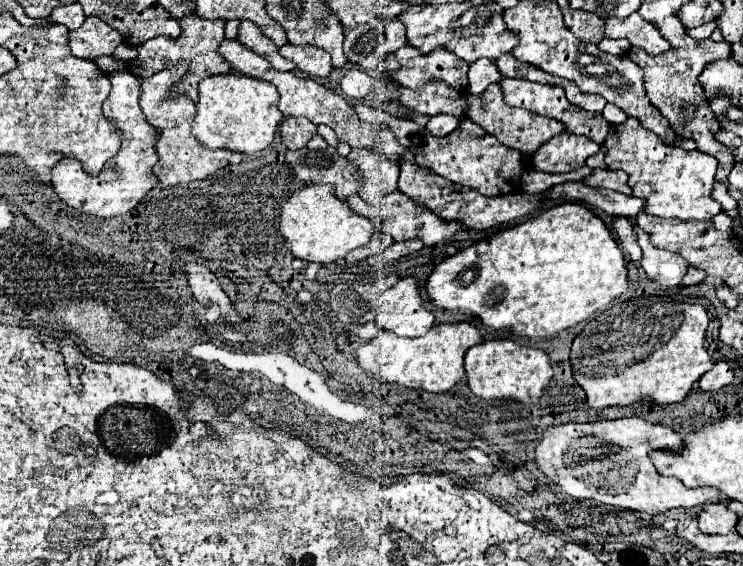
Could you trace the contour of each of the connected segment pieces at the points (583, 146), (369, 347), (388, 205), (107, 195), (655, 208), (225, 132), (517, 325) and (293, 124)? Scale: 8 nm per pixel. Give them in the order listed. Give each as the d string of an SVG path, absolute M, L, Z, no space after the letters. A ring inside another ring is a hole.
M562 132L554 138L550 138L538 152L532 154L530 164L534 170L558 174L558 172L570 172L580 166L584 166L586 158L596 154L600 146L586 136L576 136L570 132Z
M454 322L434 324L428 334L420 338L400 338L394 332L382 330L378 338L362 342L356 354L364 370L382 376L386 382L426 392L446 392L464 378L464 354L478 342L482 342L482 336L472 322Z
M394 192L394 194L388 194L382 202L382 216L378 216L378 212L374 210L374 206L366 204L360 196L350 196L346 198L348 206L352 210L356 210L358 214L362 216L368 216L378 230L384 230L386 234L390 234L396 242L404 242L404 240L410 240L410 238L420 238L426 246L434 246L436 242L440 240L446 240L450 236L454 236L456 232L460 232L464 228L464 224L456 224L454 220L440 220L438 216L432 216L432 212L428 212L424 208L424 204L416 204L416 200L412 200L410 196L404 196L402 192Z
M114 70L108 74L108 78L112 82L112 90L104 100L104 106L106 106L106 116L114 118L118 130L122 132L120 152L112 160L108 160L108 164L104 164L98 176L84 172L80 160L76 160L74 156L64 156L60 162L56 162L56 168L52 168L52 186L60 196L60 200L64 200L68 206L80 212L94 214L100 218L128 214L158 182L158 178L152 172L152 166L158 162L154 150L156 130L144 120L144 114L138 104L140 78L130 74L128 70Z
M628 118L624 124L614 124L612 132L608 132L608 140L604 140L606 146L606 164L610 170L622 168L628 172L632 184L634 196L640 196L646 200L646 212L662 218L678 218L678 220L694 220L694 222L710 222L718 212L722 212L720 204L712 200L712 186L714 186L714 174L716 174L716 160L704 152L688 152L678 146L666 146L660 142L652 132L648 132L636 118Z
M228 72L224 76L208 76L200 82L200 100L196 104L196 118L192 134L208 148L228 148L244 154L254 154L270 146L274 132L282 120L278 110L278 92L272 84L252 76Z
M564 202L518 226L510 226L490 240L476 242L442 260L426 282L432 302L444 310L460 310L478 316L490 332L510 328L518 336L548 338L574 328L592 314L602 312L628 288L628 270L606 224L584 204Z
M288 118L280 126L280 134L290 150L298 150L316 134L316 126L304 118Z

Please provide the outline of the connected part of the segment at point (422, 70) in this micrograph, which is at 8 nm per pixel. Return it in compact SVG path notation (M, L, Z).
M406 44L388 56L400 60L398 72L388 72L388 76L400 86L418 88L428 80L444 80L454 90L468 88L468 62L460 60L446 48L436 48L436 52L424 56Z

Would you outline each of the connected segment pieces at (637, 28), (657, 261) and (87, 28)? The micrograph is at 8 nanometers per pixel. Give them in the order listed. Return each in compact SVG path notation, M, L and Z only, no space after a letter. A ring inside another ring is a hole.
M638 12L628 18L610 16L604 24L606 38L626 38L630 44L644 48L648 54L656 56L670 48L668 40L662 38L660 30L654 24L648 24Z
M634 222L634 232L638 234L638 244L644 252L640 264L646 270L648 278L664 288L680 286L680 280L686 274L690 264L680 254L660 250L654 244L650 244L648 234L644 230L640 230L640 226L636 222Z
M86 18L86 22L70 32L70 48L76 58L96 60L100 56L112 56L112 52L122 44L122 36L104 24L100 18Z

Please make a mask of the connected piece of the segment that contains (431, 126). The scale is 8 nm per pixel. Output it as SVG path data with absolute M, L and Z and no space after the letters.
M440 114L440 116L432 116L426 124L428 132L432 132L434 136L446 136L450 132L454 132L458 128L460 118L458 116L448 116L448 114Z

